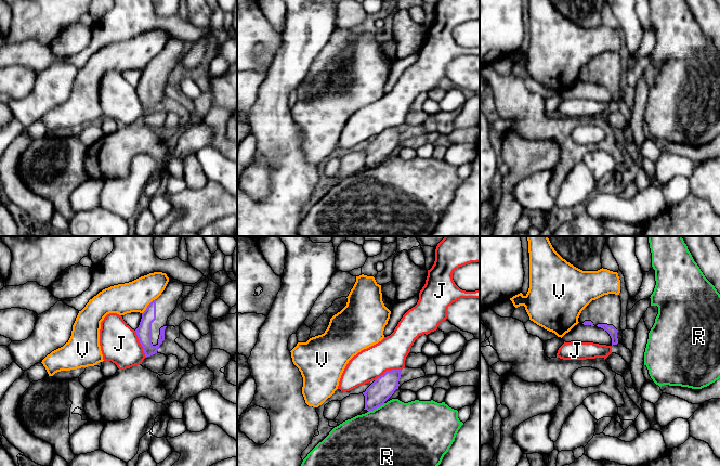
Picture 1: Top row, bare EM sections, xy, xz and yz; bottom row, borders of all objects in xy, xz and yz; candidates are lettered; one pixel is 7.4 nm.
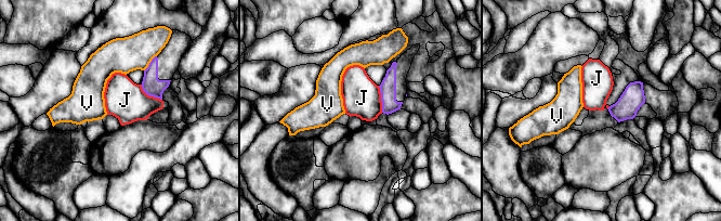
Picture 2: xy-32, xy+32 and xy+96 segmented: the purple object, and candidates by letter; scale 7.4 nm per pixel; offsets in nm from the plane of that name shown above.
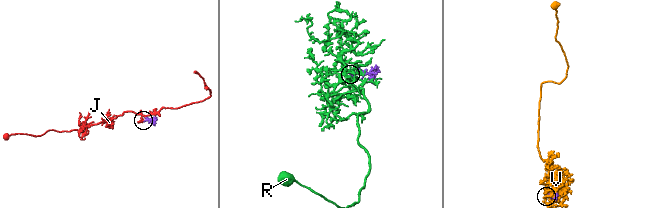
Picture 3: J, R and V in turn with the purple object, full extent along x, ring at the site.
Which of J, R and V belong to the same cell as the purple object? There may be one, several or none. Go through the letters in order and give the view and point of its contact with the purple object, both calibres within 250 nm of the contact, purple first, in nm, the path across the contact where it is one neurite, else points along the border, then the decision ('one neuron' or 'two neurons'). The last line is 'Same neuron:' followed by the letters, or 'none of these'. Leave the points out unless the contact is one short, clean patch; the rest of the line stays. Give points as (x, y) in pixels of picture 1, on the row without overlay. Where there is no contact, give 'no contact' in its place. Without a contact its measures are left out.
J: meets purple in xy at (140, 100); 110 nm thick on the purple side, 280 nm on the other; border along xy (134, 88), (146, 114); two neurons
R: meets purple in xz at (376, 165); 170 nm thick on the purple side, 500 nm on the other; two neurons
V: meets purple in xy at (147, 63); 110 nm thick on the purple side, 220 nm on the other; two neurons
Same neuron: none of these

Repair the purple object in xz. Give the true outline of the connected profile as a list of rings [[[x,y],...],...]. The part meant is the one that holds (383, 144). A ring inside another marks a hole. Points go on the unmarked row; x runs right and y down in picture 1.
[[[402,127],[387,128],[378,134],[363,152],[365,166],[368,169],[384,161],[384,159],[398,146]]]

